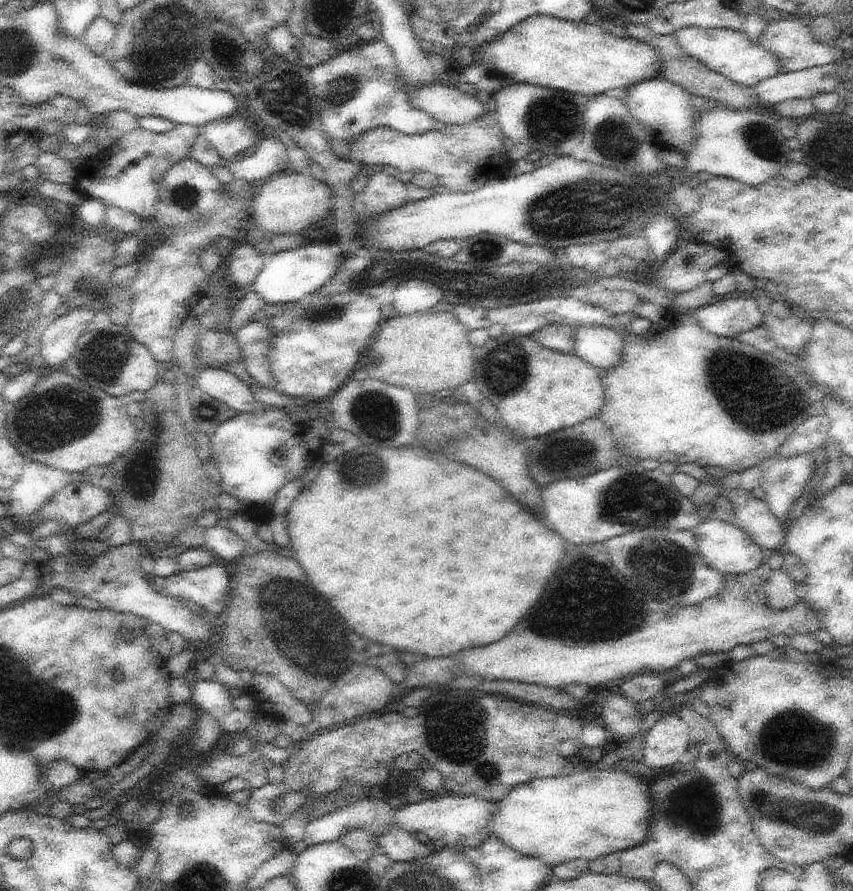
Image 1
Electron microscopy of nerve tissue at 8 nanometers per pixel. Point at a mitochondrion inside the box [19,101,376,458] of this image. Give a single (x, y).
(70, 426)

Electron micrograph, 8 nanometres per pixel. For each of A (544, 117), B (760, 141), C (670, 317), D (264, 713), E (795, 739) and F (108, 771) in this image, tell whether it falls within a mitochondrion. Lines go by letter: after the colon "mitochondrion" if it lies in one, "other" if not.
A: mitochondrion
B: mitochondrion
C: other
D: other
E: mitochondrion
F: other

